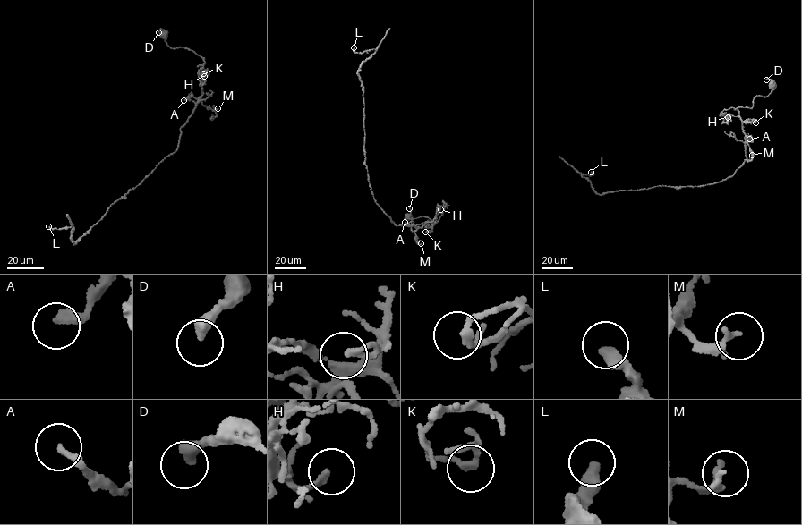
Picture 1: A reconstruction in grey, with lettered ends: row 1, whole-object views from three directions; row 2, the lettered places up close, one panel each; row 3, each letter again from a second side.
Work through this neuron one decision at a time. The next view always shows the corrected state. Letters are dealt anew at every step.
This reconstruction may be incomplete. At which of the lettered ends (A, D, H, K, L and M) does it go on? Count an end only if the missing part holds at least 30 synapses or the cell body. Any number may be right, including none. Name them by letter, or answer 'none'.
none

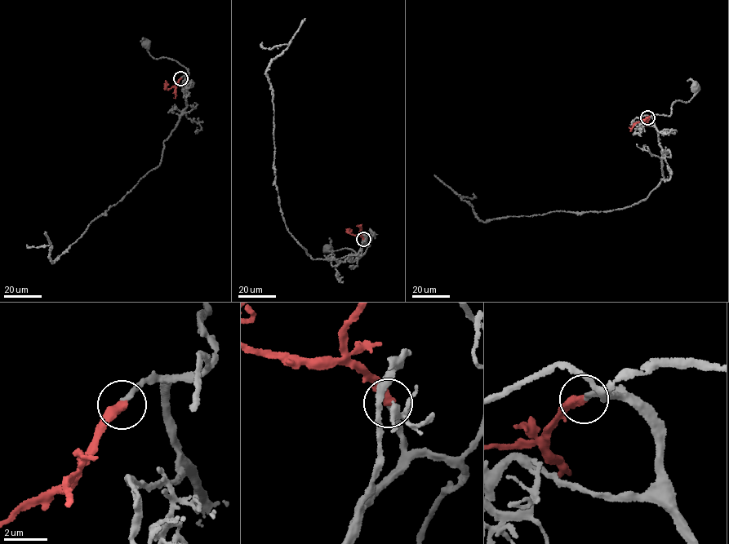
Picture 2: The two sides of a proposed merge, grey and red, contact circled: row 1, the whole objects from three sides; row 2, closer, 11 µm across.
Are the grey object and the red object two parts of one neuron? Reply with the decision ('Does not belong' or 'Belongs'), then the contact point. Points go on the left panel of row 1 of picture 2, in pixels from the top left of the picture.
Belongs. Place: (180, 78)

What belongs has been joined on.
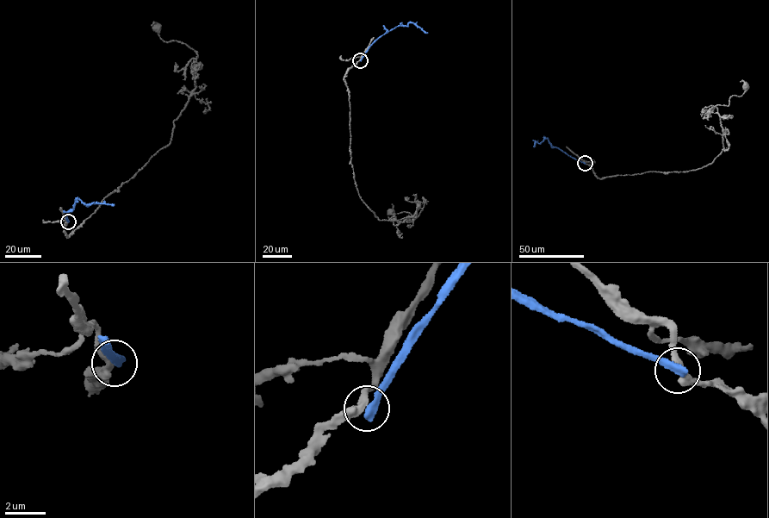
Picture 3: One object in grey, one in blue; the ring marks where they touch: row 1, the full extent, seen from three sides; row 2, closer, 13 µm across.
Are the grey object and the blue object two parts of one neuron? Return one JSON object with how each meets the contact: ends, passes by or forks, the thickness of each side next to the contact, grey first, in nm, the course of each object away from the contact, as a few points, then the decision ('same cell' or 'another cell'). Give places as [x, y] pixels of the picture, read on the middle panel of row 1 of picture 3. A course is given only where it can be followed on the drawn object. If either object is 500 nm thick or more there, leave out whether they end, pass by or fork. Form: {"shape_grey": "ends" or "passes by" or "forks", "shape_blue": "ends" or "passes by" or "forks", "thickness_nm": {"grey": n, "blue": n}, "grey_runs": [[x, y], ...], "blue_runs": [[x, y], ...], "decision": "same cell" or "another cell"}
{"shape_grey": "passes by", "shape_blue": "ends", "thickness_nm": {"grey": 360, "blue": 440}, "grey_runs": [[360, 60], [344, 78], [359, 196], [381, 220], [403, 221], [423, 209], [414, 219], [390, 212]], "blue_runs": [[360, 60], [372, 43], [399, 25], [412, 23], [427, 33]], "decision": "another cell"}

